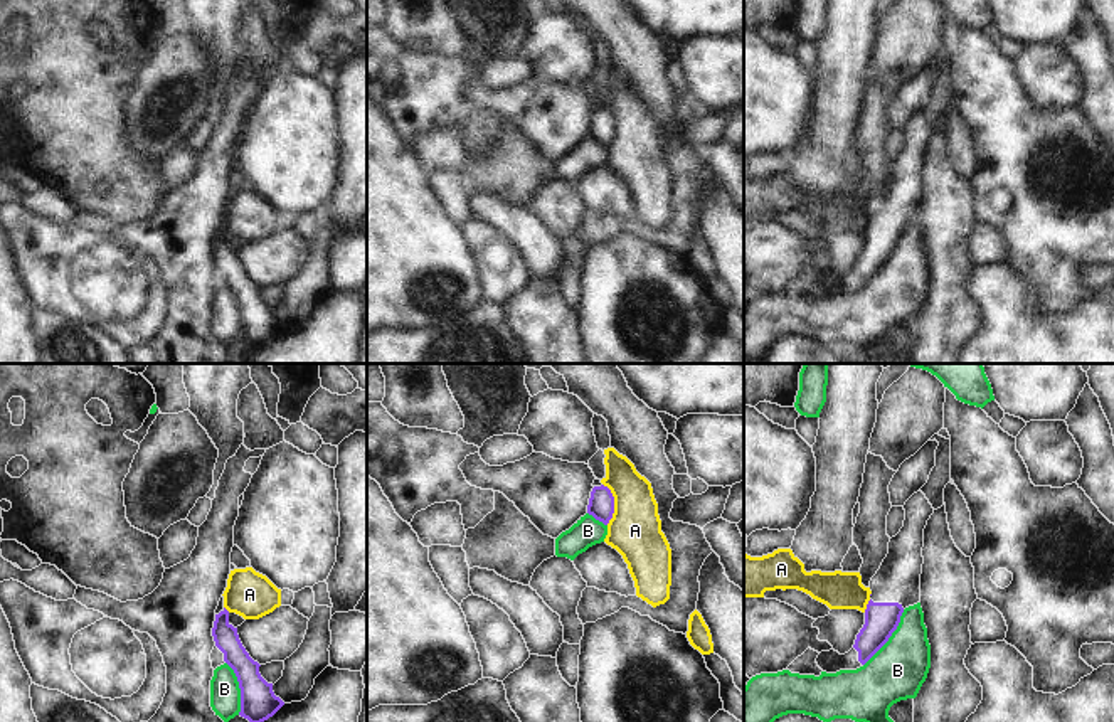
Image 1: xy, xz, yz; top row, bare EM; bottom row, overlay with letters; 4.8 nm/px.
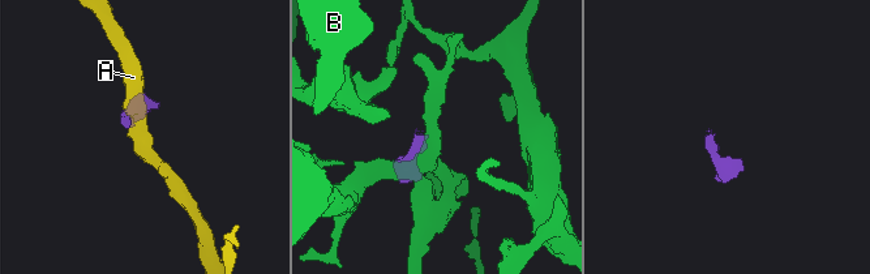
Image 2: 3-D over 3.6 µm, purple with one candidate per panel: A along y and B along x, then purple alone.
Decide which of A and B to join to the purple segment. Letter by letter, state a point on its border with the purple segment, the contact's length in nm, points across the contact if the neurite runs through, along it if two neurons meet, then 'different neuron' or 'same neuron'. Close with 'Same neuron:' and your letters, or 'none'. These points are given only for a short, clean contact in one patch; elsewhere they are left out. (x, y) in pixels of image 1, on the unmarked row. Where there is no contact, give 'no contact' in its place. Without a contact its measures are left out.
A: contact xz (613, 127); length 200 nm; border xz (603, 106), (613, 120), (613, 140), (608, 147); different neuron
B: contact yz (889, 260); length 340 nm; different neuron
Same neuron: none

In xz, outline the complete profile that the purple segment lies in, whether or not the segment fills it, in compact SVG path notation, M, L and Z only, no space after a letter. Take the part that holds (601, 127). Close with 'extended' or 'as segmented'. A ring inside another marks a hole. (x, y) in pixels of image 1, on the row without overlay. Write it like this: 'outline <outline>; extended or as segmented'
outline M601 108L592 111L587 136L604 148L609 146L614 136L614 119L607 109Z; as segmented

